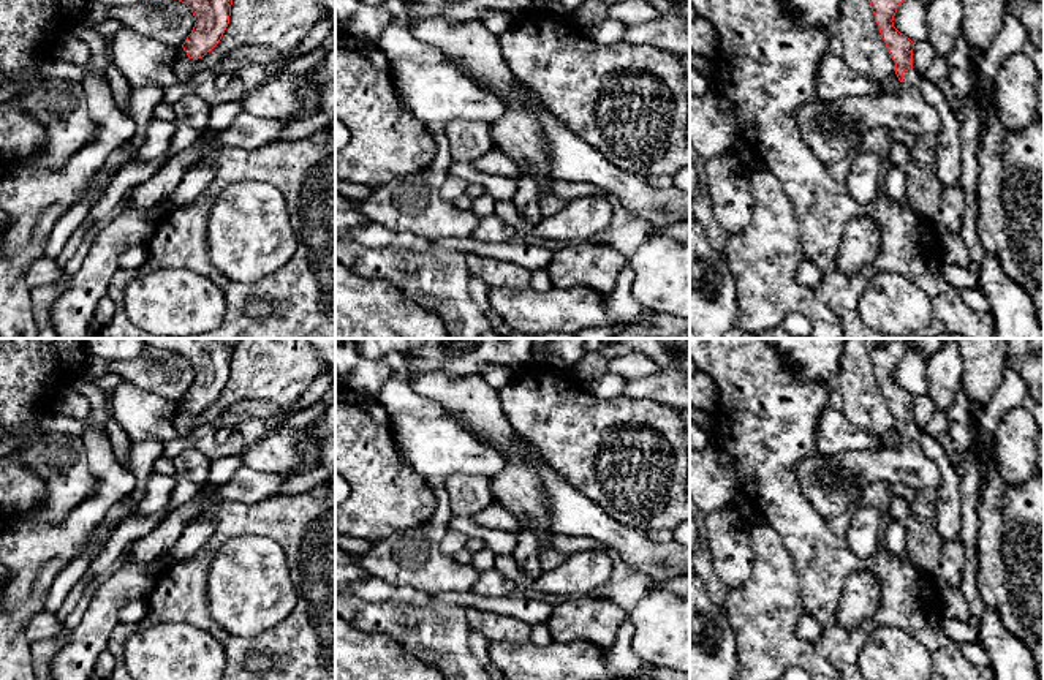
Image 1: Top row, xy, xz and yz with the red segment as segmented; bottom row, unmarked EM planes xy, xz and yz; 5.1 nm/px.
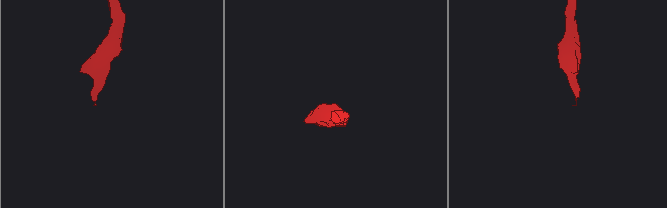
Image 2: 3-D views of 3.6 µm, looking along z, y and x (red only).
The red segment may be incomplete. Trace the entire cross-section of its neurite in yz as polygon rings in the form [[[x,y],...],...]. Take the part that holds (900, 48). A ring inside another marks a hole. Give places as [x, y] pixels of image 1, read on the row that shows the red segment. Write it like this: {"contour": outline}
{"contour": [[[868,0],[881,38],[895,62],[902,82],[898,95],[881,92],[870,96],[816,100],[796,111],[796,122],[805,144],[826,164],[845,158],[867,131],[883,127],[903,128],[910,138],[936,134],[940,119],[921,92],[921,76],[913,70],[914,43],[894,27],[894,16],[903,0]]]}

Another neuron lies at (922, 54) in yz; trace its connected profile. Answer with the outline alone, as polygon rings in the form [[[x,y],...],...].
[[[922,40],[919,43],[914,43],[913,49],[913,70],[919,74],[924,76],[927,71],[929,65],[935,59],[935,51],[929,40]]]

